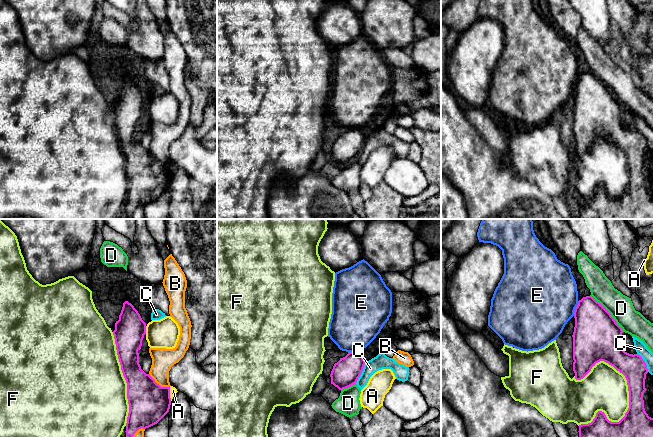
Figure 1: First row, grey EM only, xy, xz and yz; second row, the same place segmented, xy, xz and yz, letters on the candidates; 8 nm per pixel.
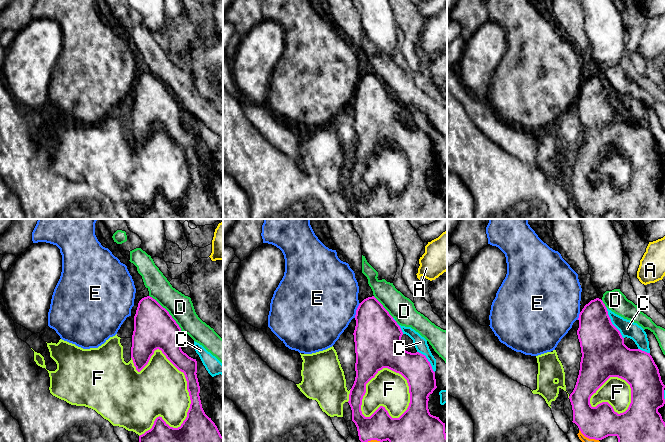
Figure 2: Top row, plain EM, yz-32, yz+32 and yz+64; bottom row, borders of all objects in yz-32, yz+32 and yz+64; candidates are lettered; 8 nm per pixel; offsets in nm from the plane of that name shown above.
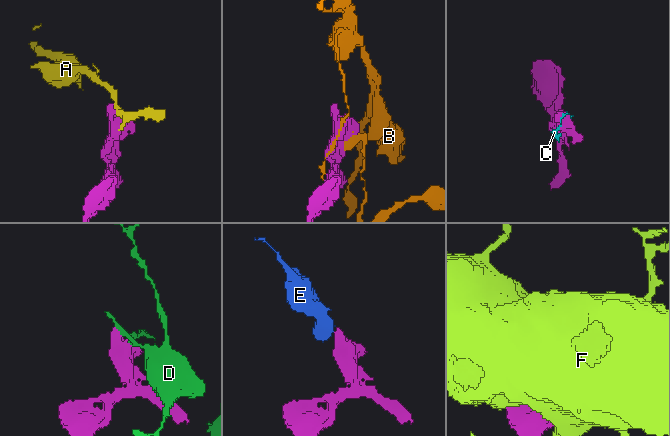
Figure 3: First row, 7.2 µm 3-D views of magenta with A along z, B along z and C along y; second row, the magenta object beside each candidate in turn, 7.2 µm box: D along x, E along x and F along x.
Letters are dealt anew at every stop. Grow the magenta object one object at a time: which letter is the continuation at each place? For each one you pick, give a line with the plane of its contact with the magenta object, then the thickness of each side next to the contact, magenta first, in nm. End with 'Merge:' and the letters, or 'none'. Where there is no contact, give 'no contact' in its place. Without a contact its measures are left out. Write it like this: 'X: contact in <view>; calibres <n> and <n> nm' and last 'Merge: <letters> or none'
Merge: none

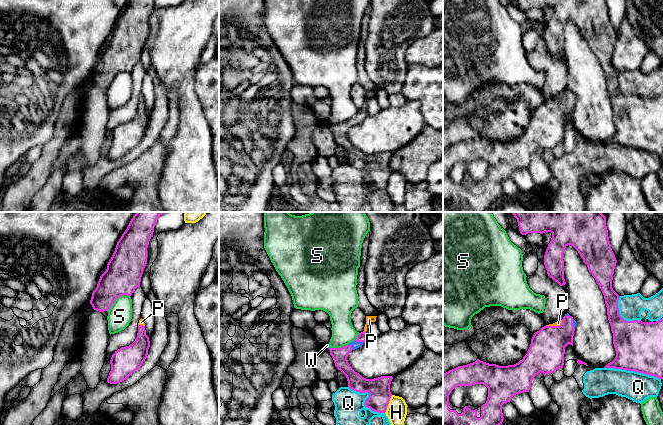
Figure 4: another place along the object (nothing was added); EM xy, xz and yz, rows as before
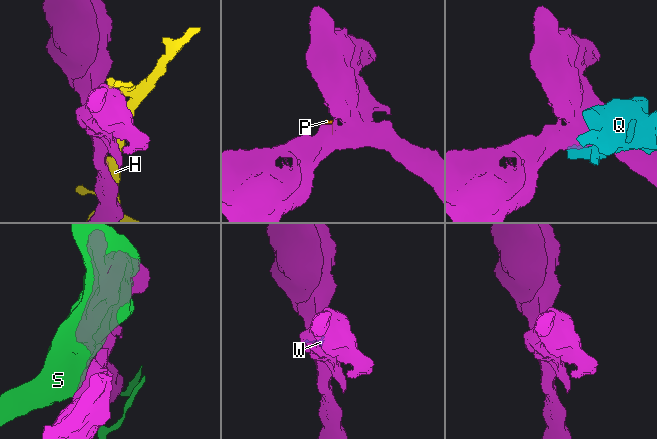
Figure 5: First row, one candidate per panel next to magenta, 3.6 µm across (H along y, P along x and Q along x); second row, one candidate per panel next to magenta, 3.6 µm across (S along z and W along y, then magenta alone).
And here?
P: contact in yz; calibres 280 and 50 nm
W: contact in xz; calibres 80 and 60 nm
Merge: P, W

